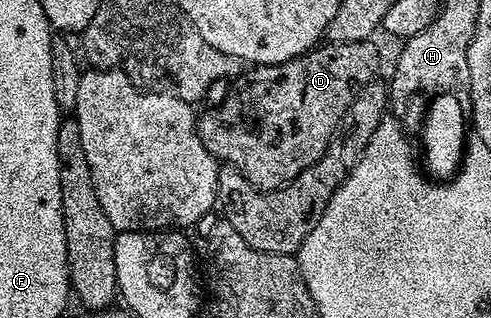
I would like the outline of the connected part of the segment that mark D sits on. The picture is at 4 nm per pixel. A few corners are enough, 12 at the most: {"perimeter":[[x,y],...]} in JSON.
{"perimeter":[[374,42],[235,76],[201,145],[261,191],[323,156]]}

